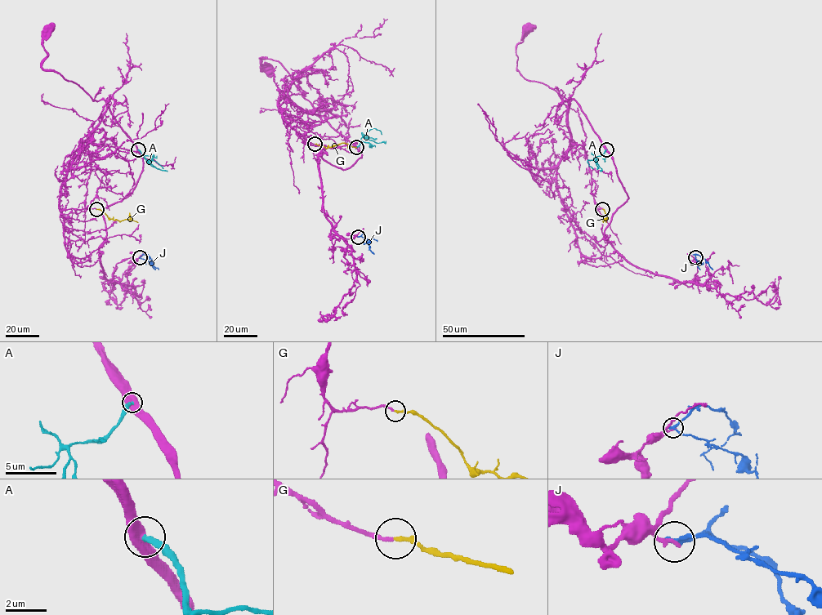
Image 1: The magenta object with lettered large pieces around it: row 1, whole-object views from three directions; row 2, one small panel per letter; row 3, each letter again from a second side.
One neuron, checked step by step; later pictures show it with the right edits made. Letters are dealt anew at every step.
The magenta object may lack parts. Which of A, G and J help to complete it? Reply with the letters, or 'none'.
G

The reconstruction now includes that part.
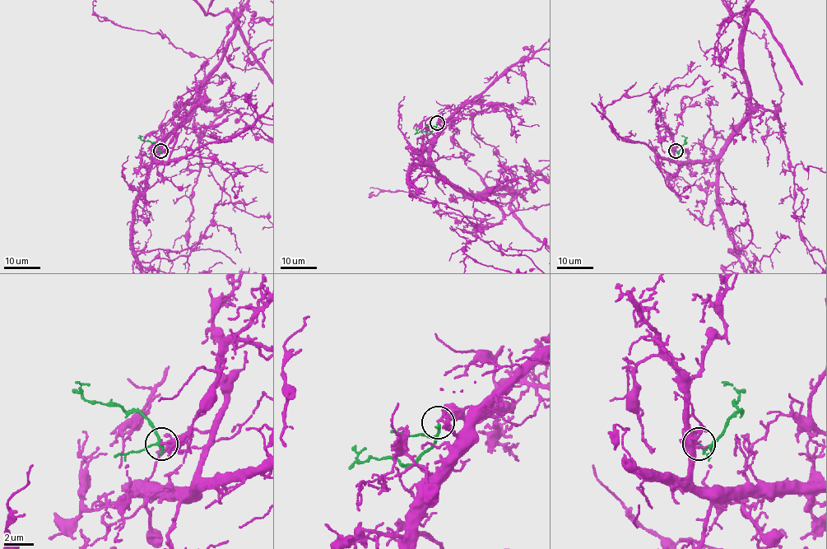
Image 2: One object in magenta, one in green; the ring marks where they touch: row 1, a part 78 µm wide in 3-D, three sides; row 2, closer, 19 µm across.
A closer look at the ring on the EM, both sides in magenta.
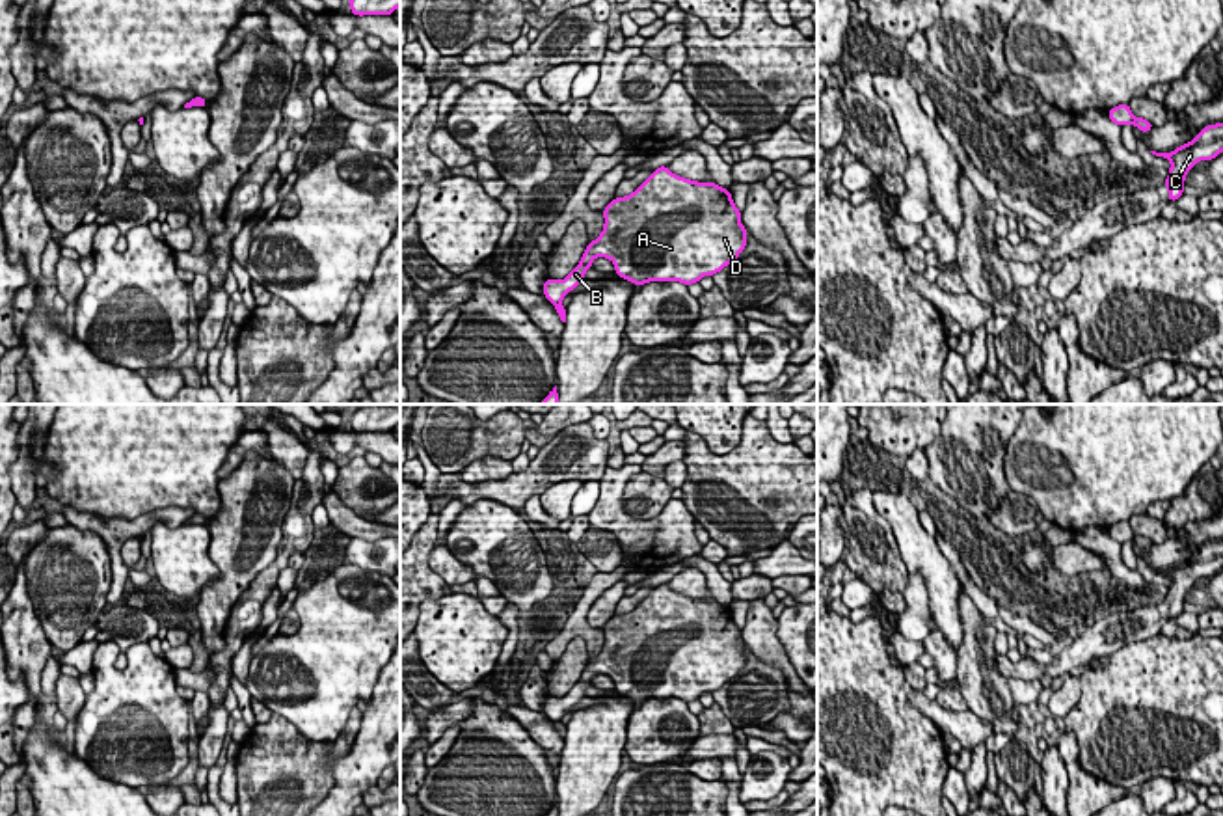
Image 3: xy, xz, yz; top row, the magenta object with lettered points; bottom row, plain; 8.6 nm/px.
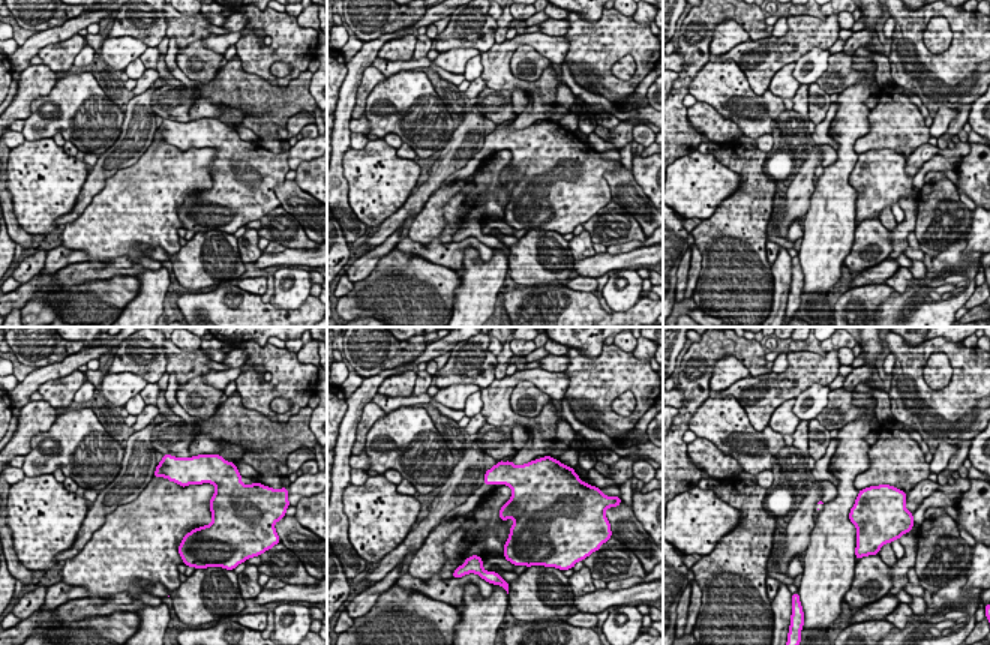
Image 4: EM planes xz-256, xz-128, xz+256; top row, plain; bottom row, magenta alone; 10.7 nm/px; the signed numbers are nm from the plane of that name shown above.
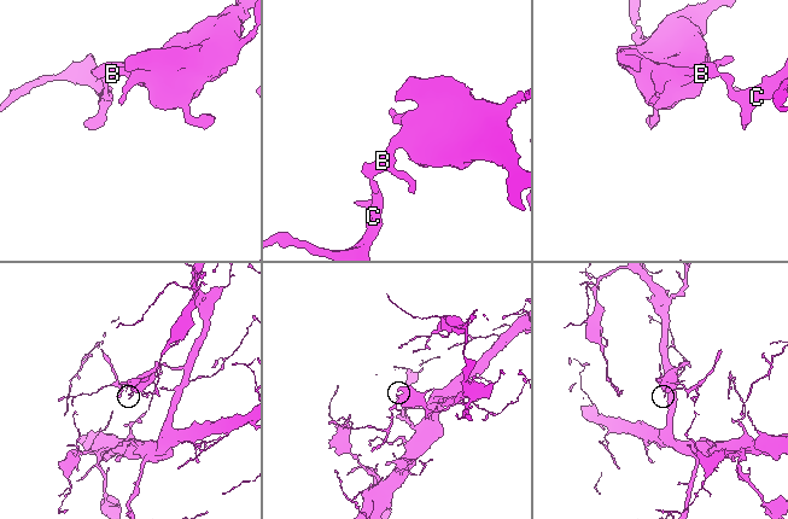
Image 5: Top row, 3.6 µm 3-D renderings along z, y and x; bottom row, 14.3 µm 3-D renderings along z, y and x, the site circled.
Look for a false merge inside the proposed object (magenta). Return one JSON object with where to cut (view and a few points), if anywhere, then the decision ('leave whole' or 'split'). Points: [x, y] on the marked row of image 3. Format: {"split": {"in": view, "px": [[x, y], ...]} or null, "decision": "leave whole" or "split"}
{"split": {"in": "xz", "px": [[559, 302], [555, 306]]}, "decision": "split"}

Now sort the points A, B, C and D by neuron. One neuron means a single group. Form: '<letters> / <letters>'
A B D / C

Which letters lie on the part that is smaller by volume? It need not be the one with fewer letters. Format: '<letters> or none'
C

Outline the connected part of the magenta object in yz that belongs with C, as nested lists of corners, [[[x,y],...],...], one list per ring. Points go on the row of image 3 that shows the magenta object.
[[[1223,123],[1206,125],[1189,143],[1178,145],[1173,153],[1156,153],[1156,156],[1171,162],[1165,186],[1169,201],[1176,201],[1184,194],[1184,179],[1199,160],[1212,160],[1223,153]]]

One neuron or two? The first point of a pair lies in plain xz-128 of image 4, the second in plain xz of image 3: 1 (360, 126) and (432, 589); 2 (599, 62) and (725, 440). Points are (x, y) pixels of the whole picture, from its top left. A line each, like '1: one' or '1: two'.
1: two
2: two

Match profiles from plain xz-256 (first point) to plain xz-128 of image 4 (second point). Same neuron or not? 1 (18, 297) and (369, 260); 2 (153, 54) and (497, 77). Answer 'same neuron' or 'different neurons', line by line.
1: different neurons
2: same neuron

